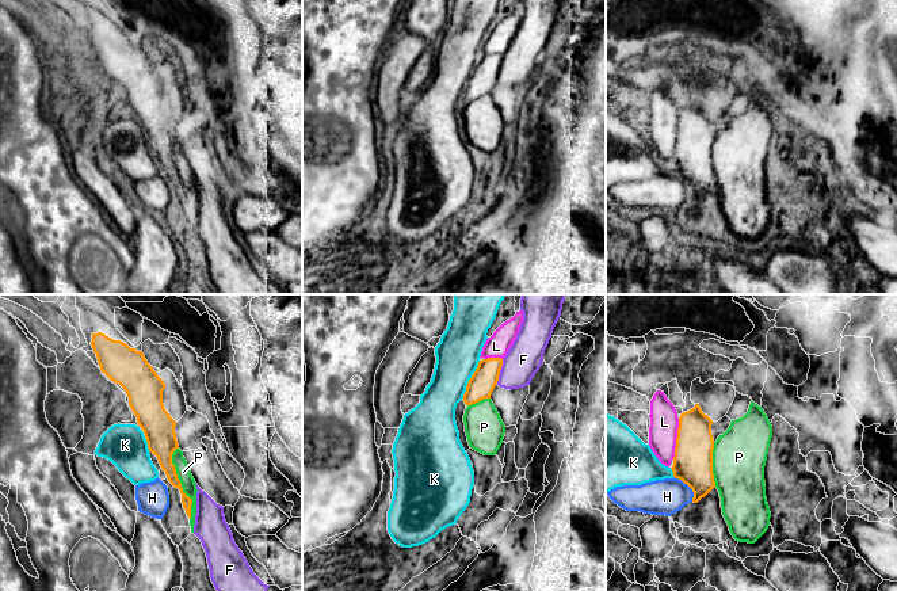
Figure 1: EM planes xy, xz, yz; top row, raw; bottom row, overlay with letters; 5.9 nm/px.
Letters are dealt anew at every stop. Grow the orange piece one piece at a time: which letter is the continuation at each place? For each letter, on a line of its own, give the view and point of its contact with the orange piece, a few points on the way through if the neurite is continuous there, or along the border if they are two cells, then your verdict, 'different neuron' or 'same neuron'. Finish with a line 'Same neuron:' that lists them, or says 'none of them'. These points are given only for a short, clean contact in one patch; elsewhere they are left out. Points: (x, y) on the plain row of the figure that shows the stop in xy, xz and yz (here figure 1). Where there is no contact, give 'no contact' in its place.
F: meets orange in xz at (499, 68); different neuron
H: meets orange in yz at (689, 182); border along yz (674, 172), (691, 186), (693, 197); different neuron
K: meets orange in xz at (469, 76); border along xz (480, 57), (461, 95); different neuron
L: meets orange in yz at (676, 134); different neuron
P: meets orange in xy at (179, 179); different neuron
Same neuron: none of them

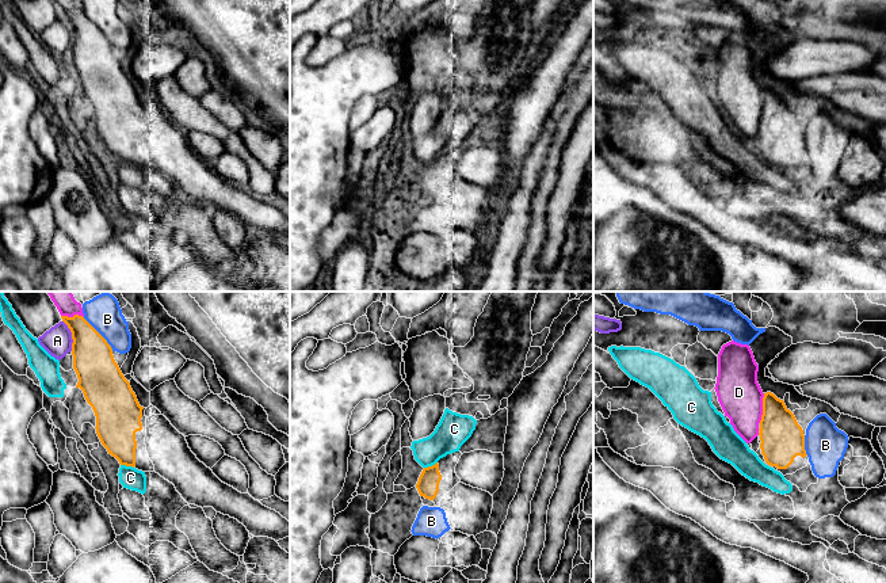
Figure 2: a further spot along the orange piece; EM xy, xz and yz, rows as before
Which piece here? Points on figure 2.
A: meets orange in xy at (72, 31); border along xy (62, 16), (71, 29), (72, 46); different neuron
B: meets orange in xy at (99, 30); different neuron
C: meets orange in xy at (128, 162); different neuron
D: meets orange in yz at (763, 105); different neuron
Same neuron: none of them

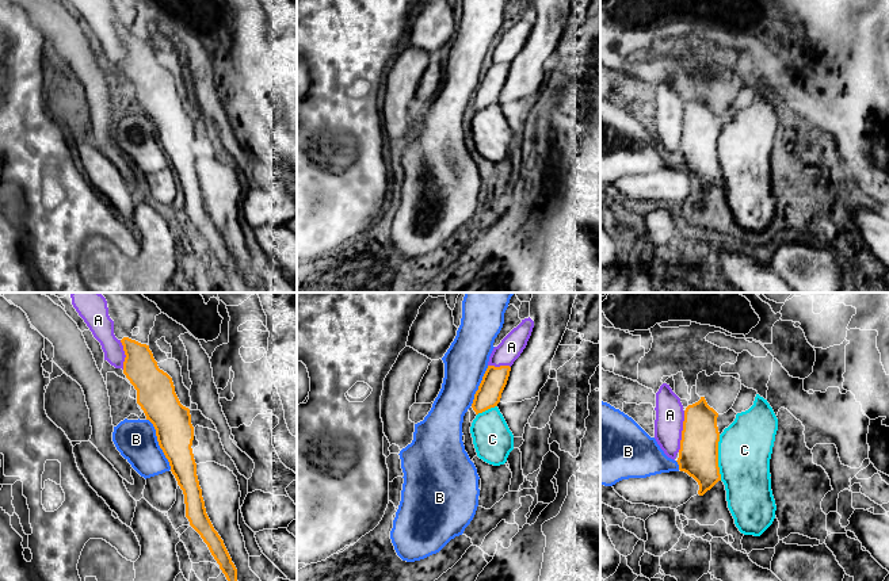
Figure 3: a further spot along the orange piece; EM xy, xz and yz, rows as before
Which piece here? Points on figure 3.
A: meets orange in yz at (682, 127); different neuron
B: meets orange in xy at (159, 141); border along xy (147, 115), (155, 126), (157, 141), (171, 165); different neuron
C: meets orange in yz at (717, 155); different neuron
Same neuron: none of them

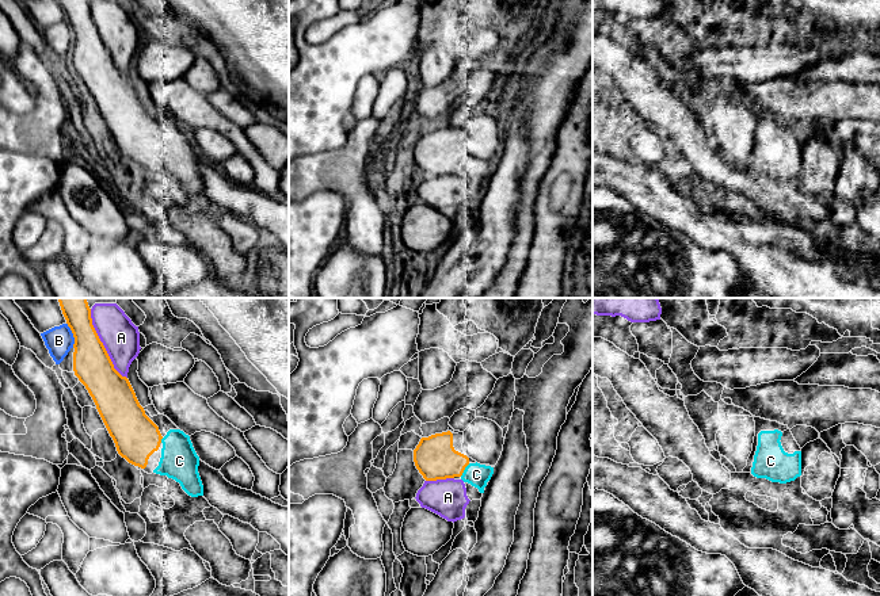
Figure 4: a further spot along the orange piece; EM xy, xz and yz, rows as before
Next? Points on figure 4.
A: meets orange in xy at (102, 41); different neuron
B: meets orange in xy at (73, 31); border along xy (67, 19), (73, 34), (73, 44); different neuron
C: meets orange in xz at (464, 165); same neuron
Same neuron: C

